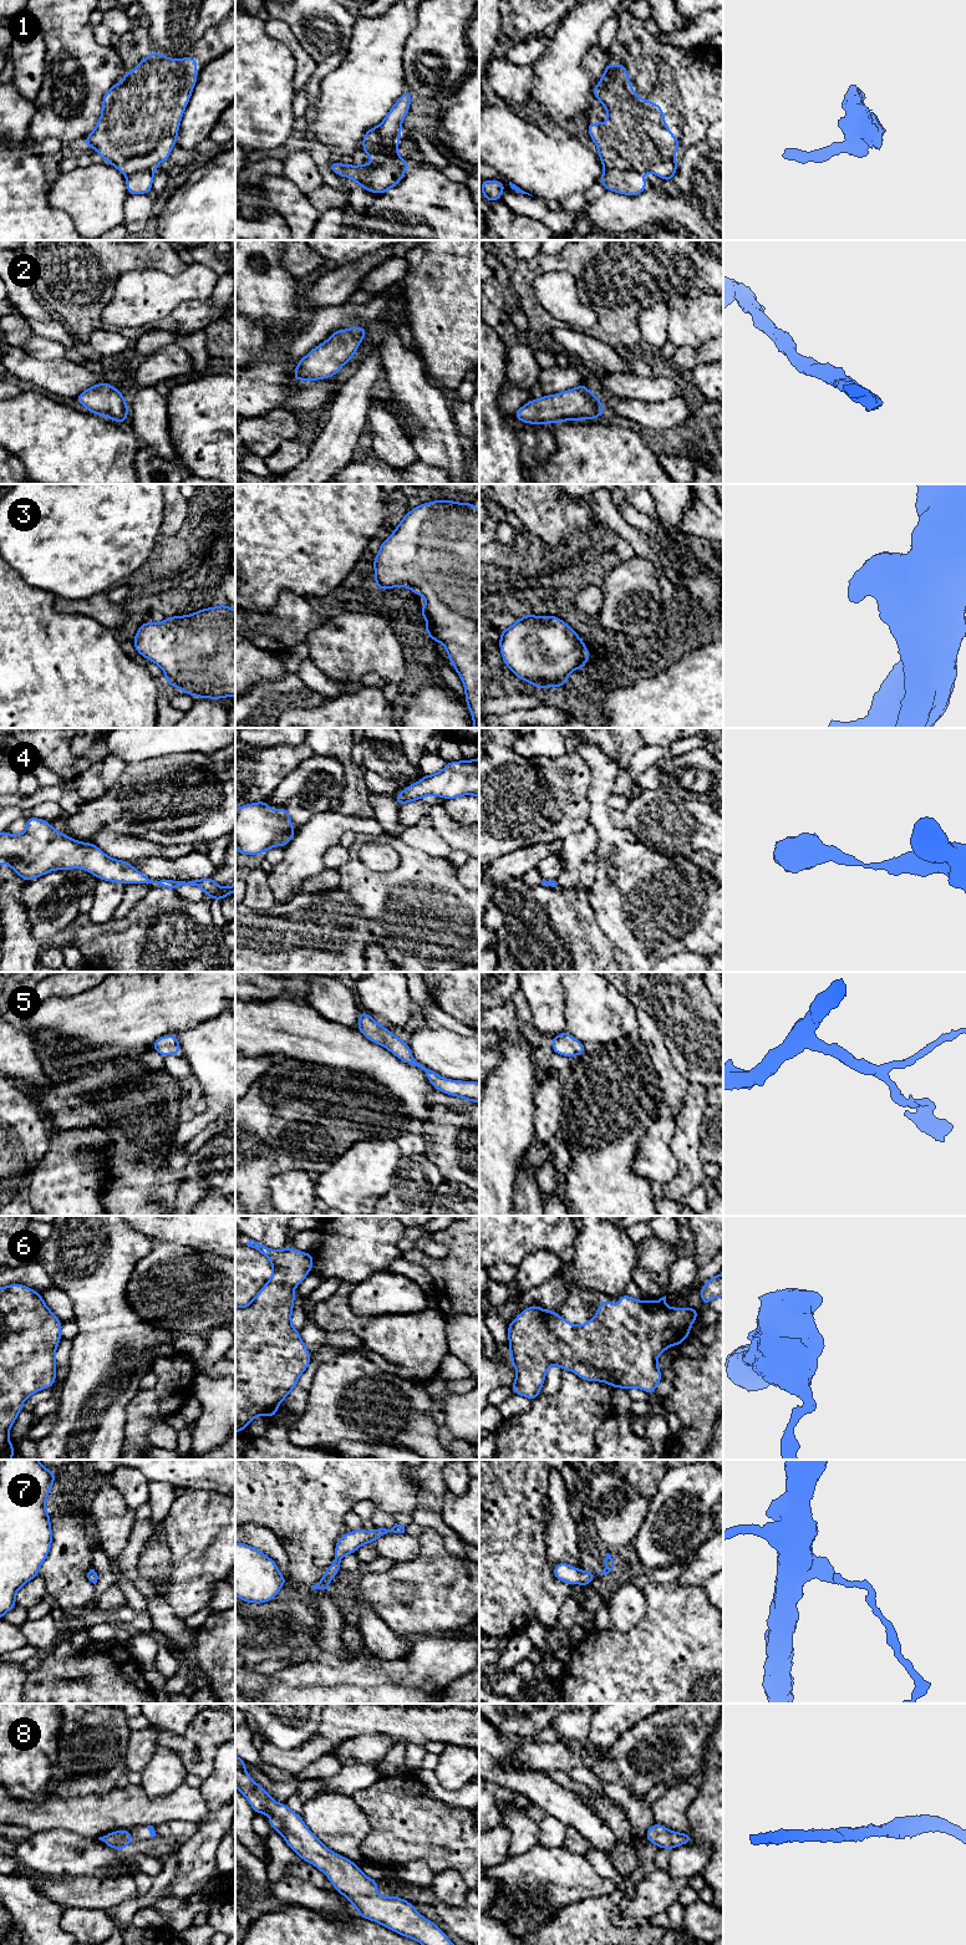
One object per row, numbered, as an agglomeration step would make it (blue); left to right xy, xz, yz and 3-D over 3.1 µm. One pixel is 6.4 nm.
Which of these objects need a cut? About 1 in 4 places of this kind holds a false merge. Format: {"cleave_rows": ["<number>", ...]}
{"cleave_rows": ["1"]}

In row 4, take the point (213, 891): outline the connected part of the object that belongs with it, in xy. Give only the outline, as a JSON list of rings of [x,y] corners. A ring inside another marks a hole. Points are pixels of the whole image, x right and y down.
[[[29,816],[26,830],[17,836],[0,833],[0,864],[7,864],[21,879],[32,881],[54,870],[83,869],[100,880],[120,884],[146,884],[177,890],[183,885],[200,887],[208,898],[223,900],[235,892],[235,884],[220,887],[213,876],[194,881],[161,879],[154,881],[131,862],[107,856],[92,842],[80,842],[55,830],[49,821]]]

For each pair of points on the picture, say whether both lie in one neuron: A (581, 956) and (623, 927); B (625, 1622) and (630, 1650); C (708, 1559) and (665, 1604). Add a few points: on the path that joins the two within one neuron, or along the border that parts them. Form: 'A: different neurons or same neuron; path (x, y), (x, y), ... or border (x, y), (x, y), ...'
A: different neurons; border (593, 911), (599, 927), (613, 947), (614, 958)
B: different neurons; border (646, 1610), (633, 1628), (613, 1628)
C: different neurons; border (676, 1581), (681, 1585), (701, 1587)

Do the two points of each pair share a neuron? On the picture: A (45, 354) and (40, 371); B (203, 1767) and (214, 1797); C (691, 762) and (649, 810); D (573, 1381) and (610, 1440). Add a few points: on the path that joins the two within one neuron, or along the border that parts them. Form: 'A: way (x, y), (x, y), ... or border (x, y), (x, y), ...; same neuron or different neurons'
A: border (21, 347), (40, 360), (64, 359); different neurons
B: border (218, 1750), (213, 1770), (202, 1780); different neurons
C: border (660, 788), (687, 800); different neurons
D: border (610, 1411), (595, 1432), (596, 1446); different neurons

